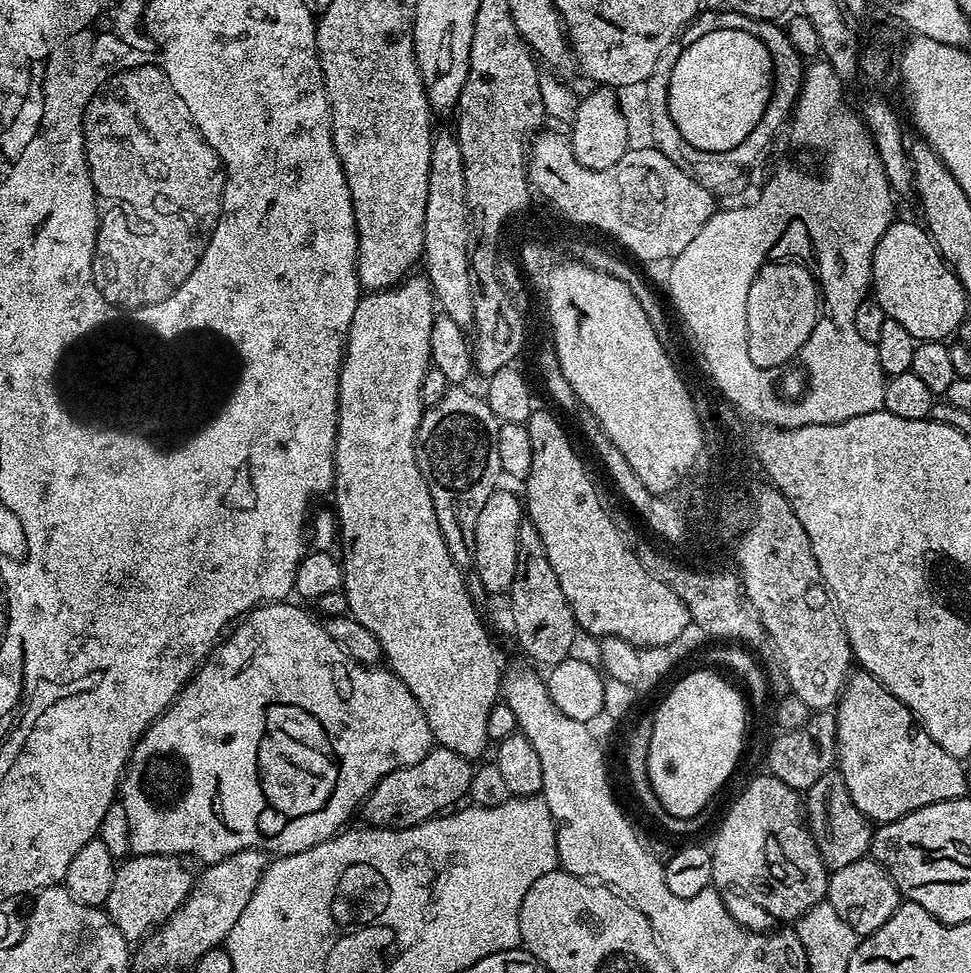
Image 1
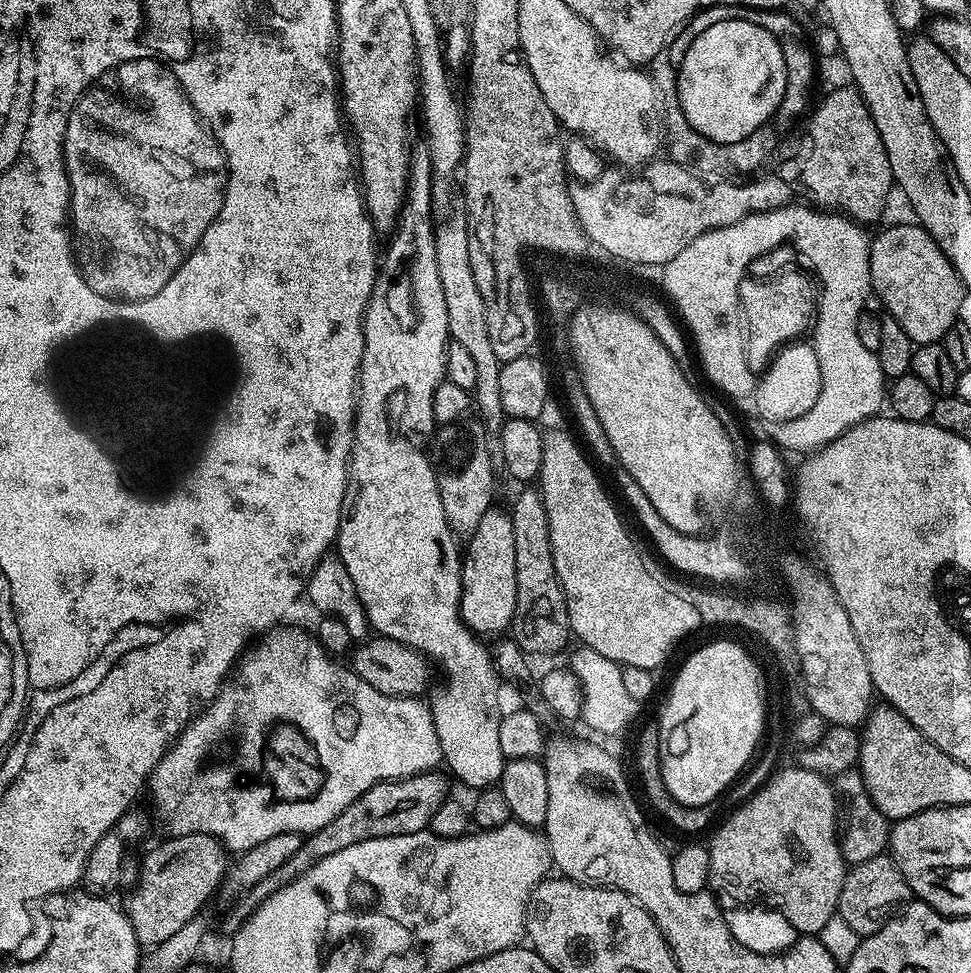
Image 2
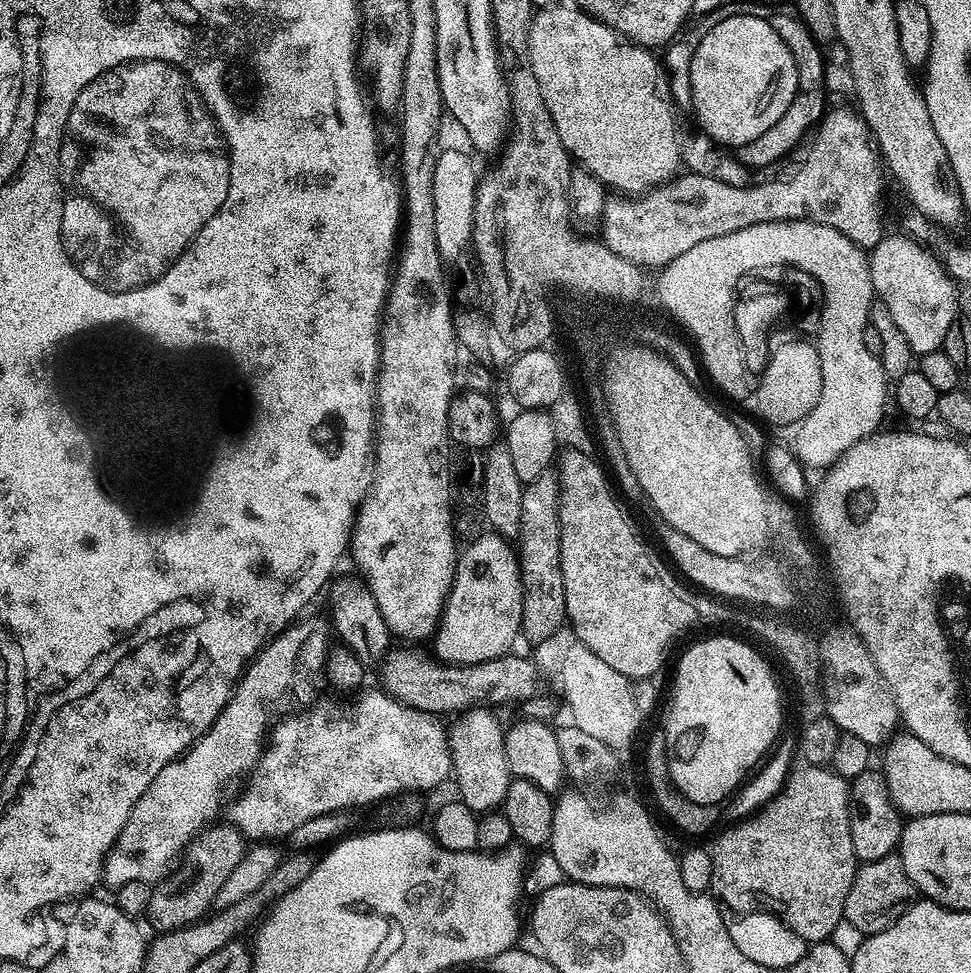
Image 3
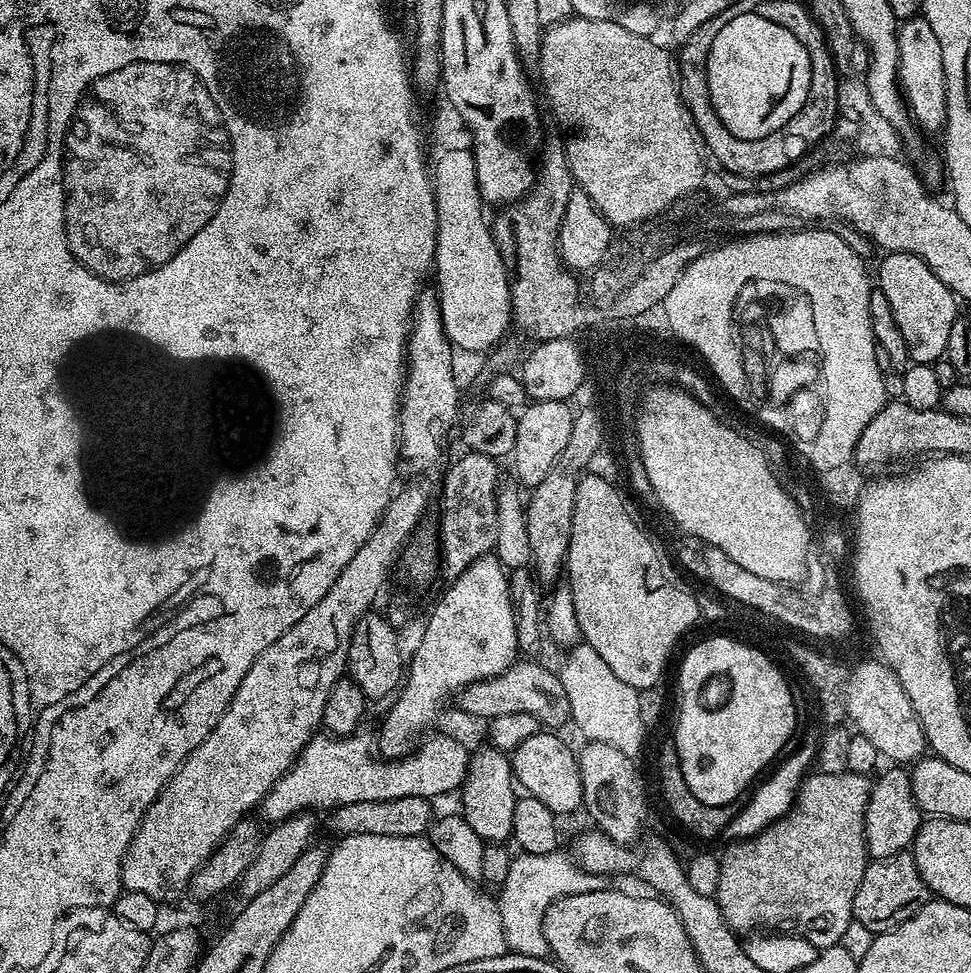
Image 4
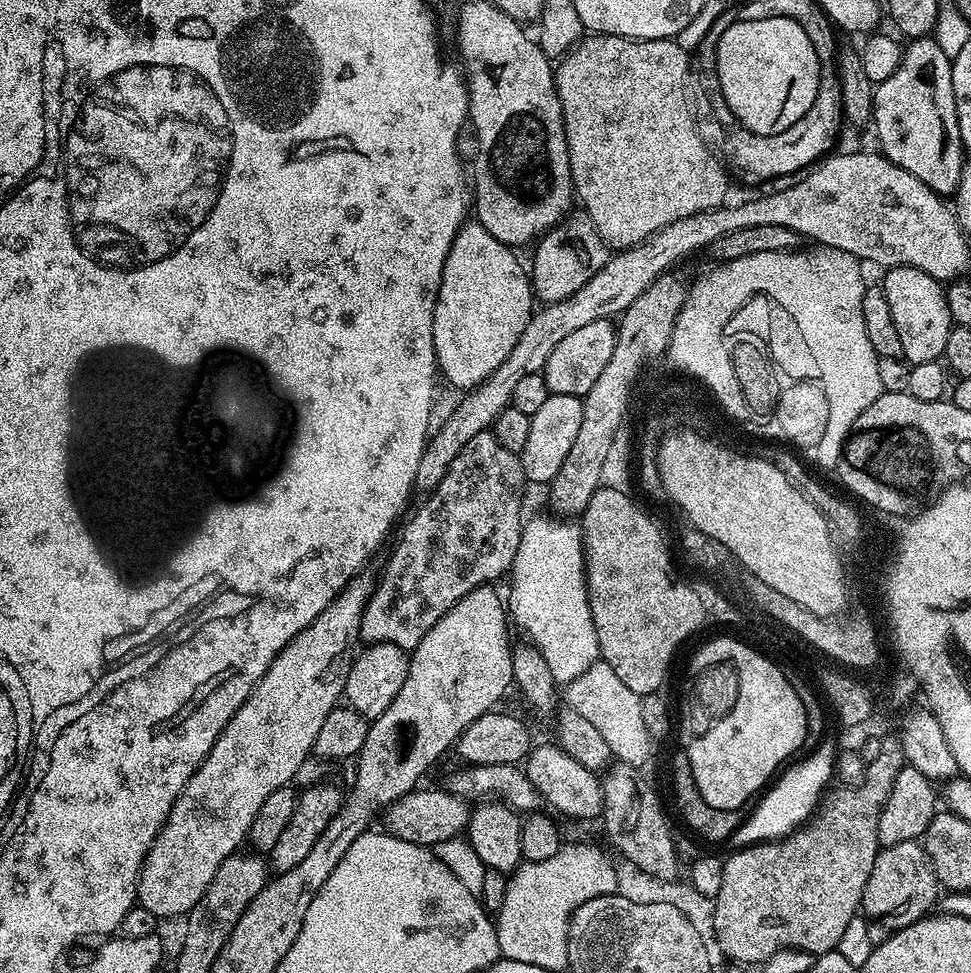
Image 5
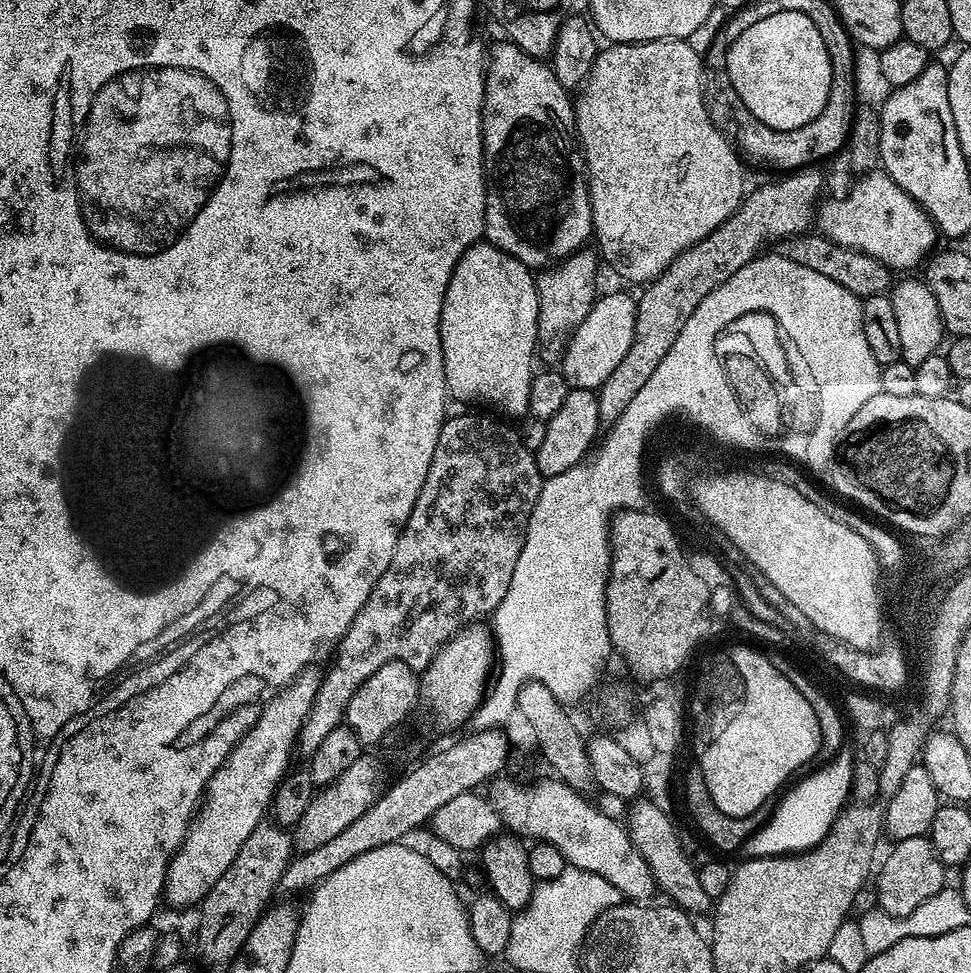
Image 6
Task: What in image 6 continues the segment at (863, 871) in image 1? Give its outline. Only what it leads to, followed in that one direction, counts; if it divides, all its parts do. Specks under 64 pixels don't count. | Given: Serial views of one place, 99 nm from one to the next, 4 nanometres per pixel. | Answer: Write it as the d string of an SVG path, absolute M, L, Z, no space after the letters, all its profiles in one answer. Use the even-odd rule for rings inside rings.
M927 835L918 838L906 838L891 845L892 853L884 860L884 865L875 873L876 901L878 907L886 914L907 916L928 898L933 898L946 887L944 872L946 865L938 858L931 839Z

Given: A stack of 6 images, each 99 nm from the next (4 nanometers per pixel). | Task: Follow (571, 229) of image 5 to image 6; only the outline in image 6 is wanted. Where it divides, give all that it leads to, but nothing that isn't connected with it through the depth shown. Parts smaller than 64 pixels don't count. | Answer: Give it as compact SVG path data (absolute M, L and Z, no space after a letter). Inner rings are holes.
M588 251L574 252L555 266L543 269L535 277L538 290L538 334L536 339L539 344L539 359L559 361L564 354L564 345L568 343L568 337L584 321L586 314L590 314L592 301L597 295L595 284L598 256L595 251L592 251L593 253Z

